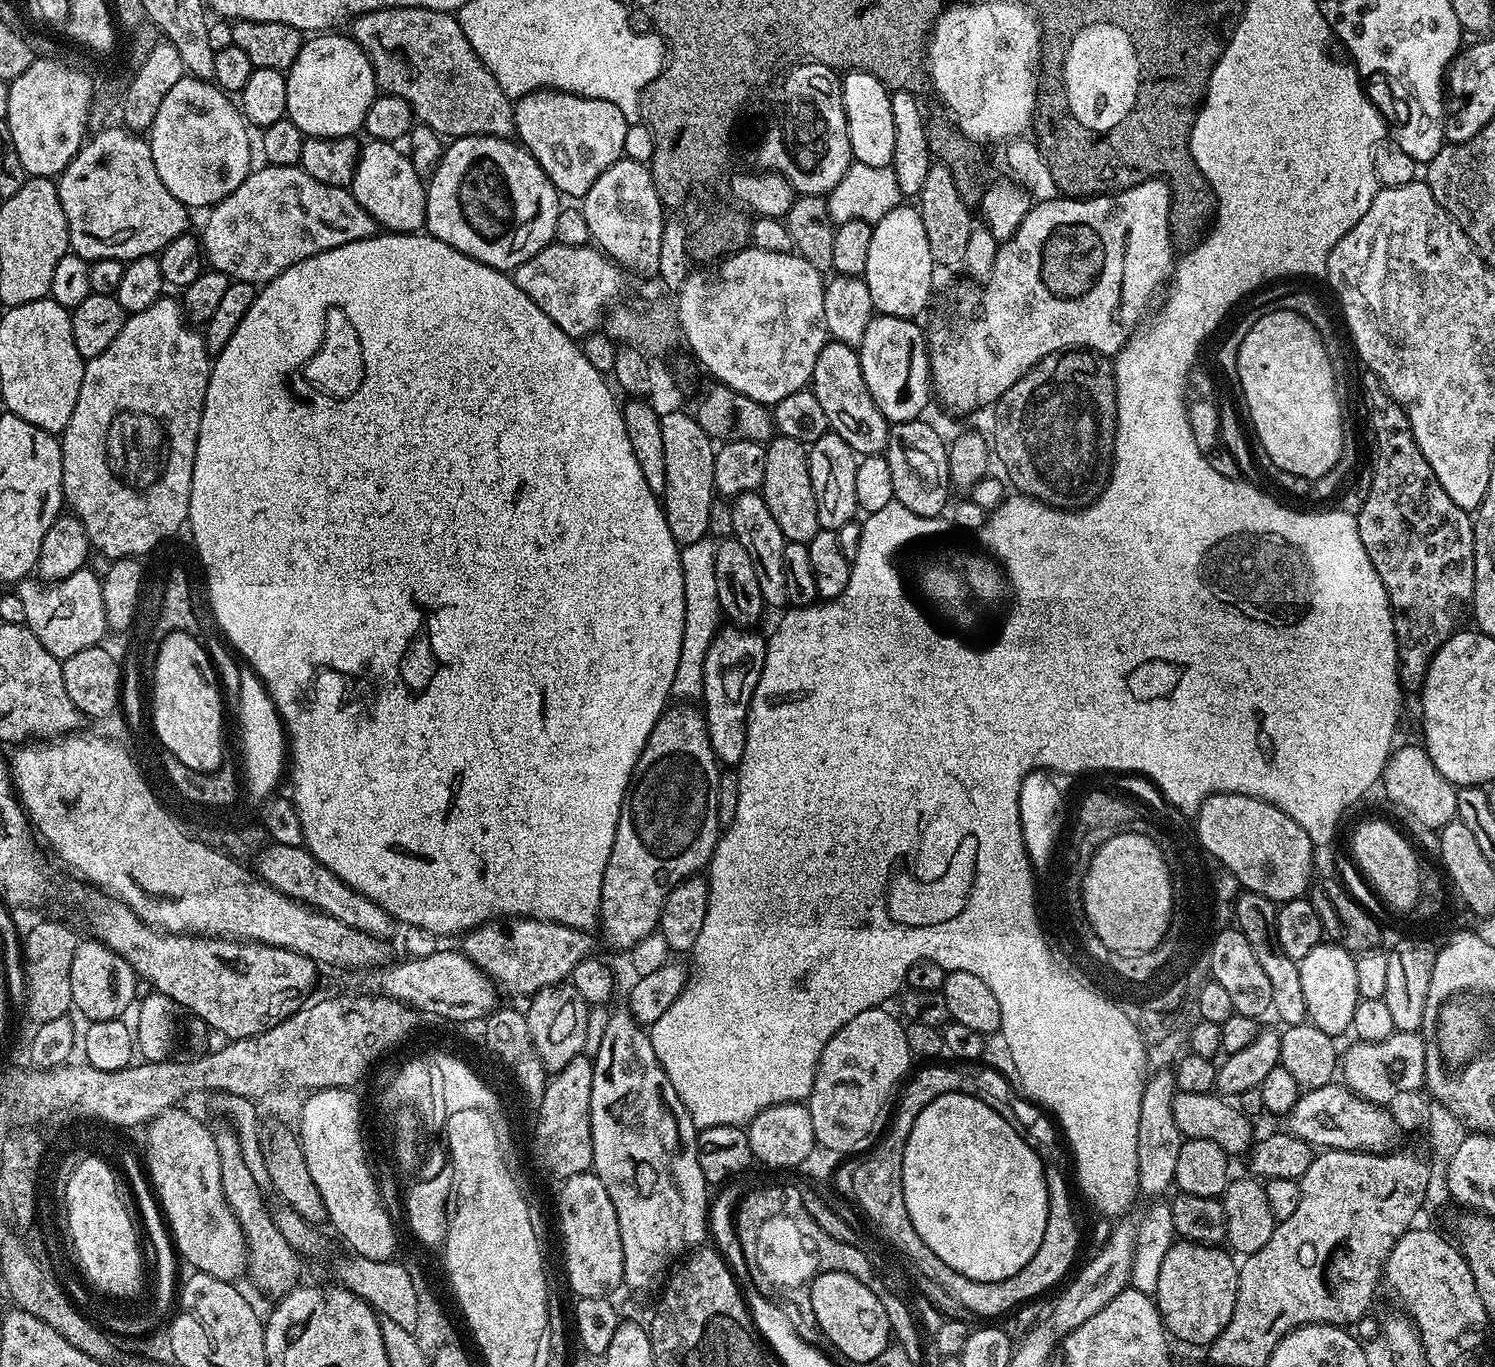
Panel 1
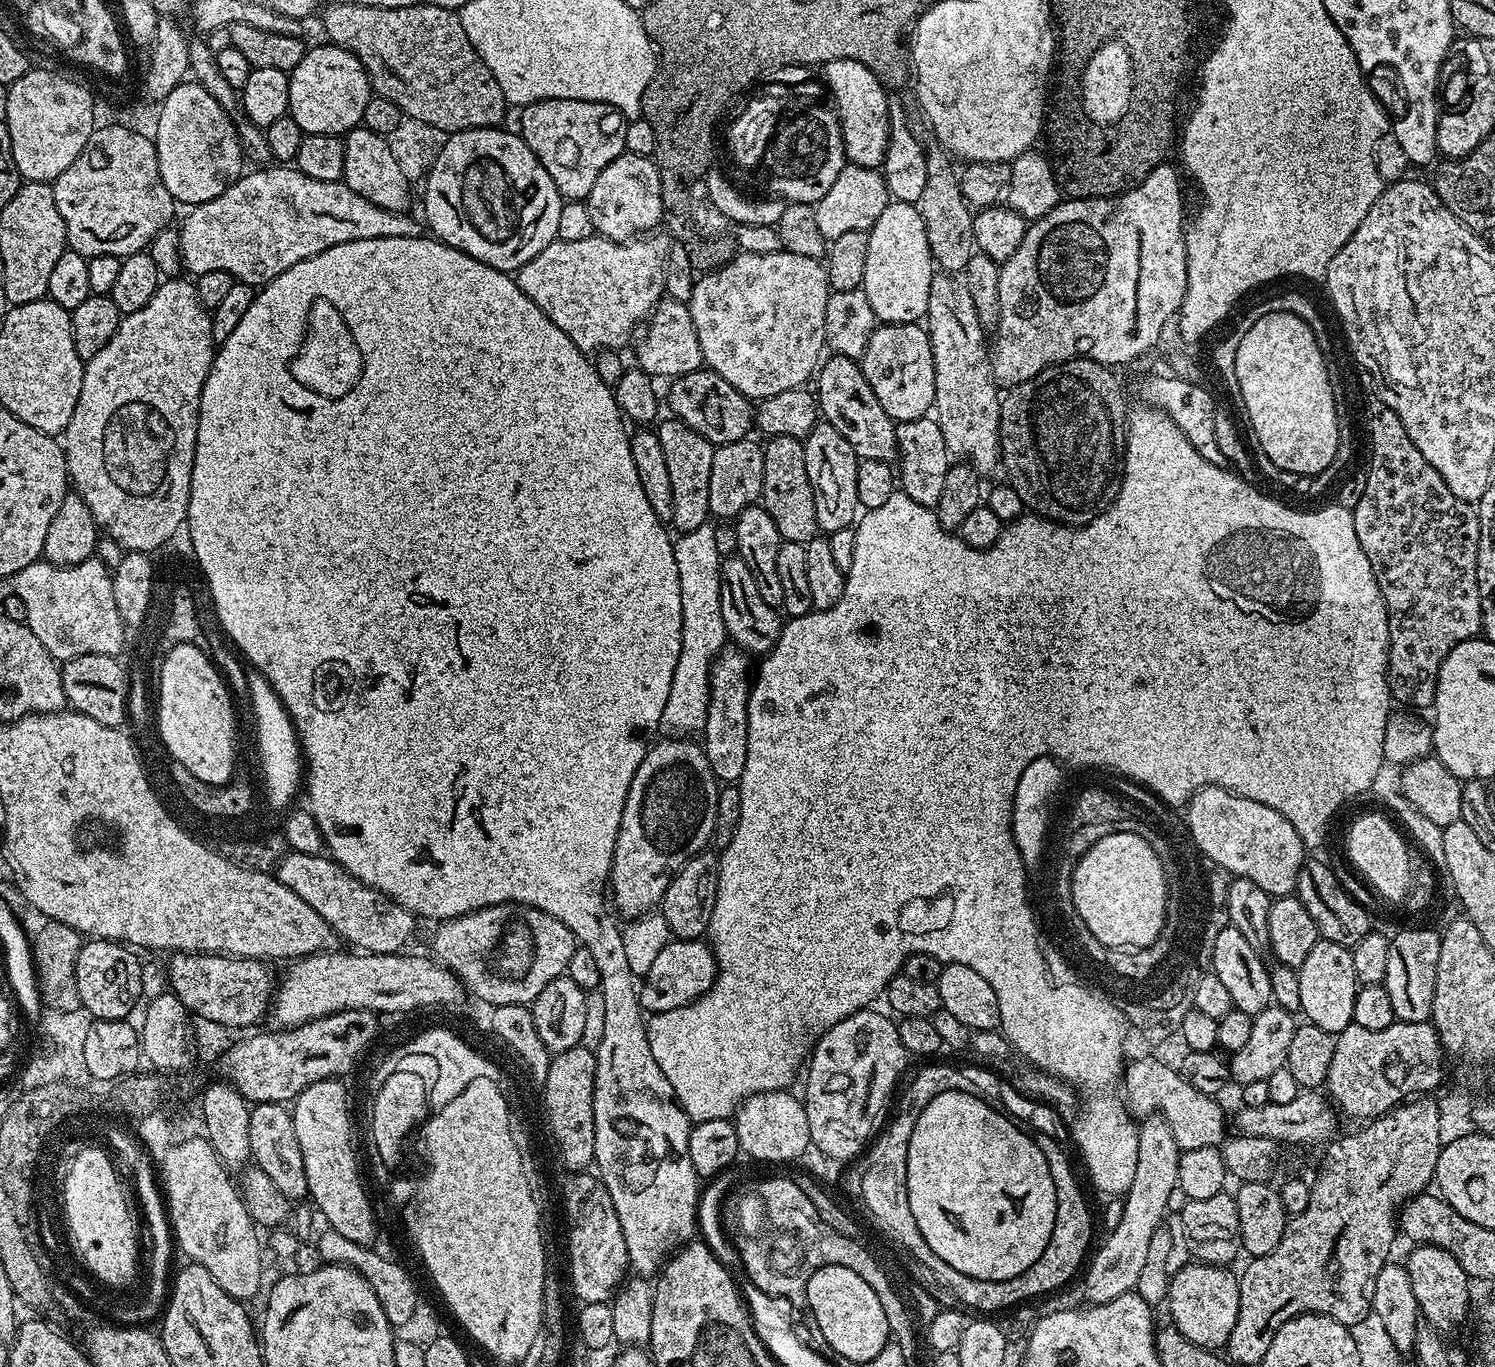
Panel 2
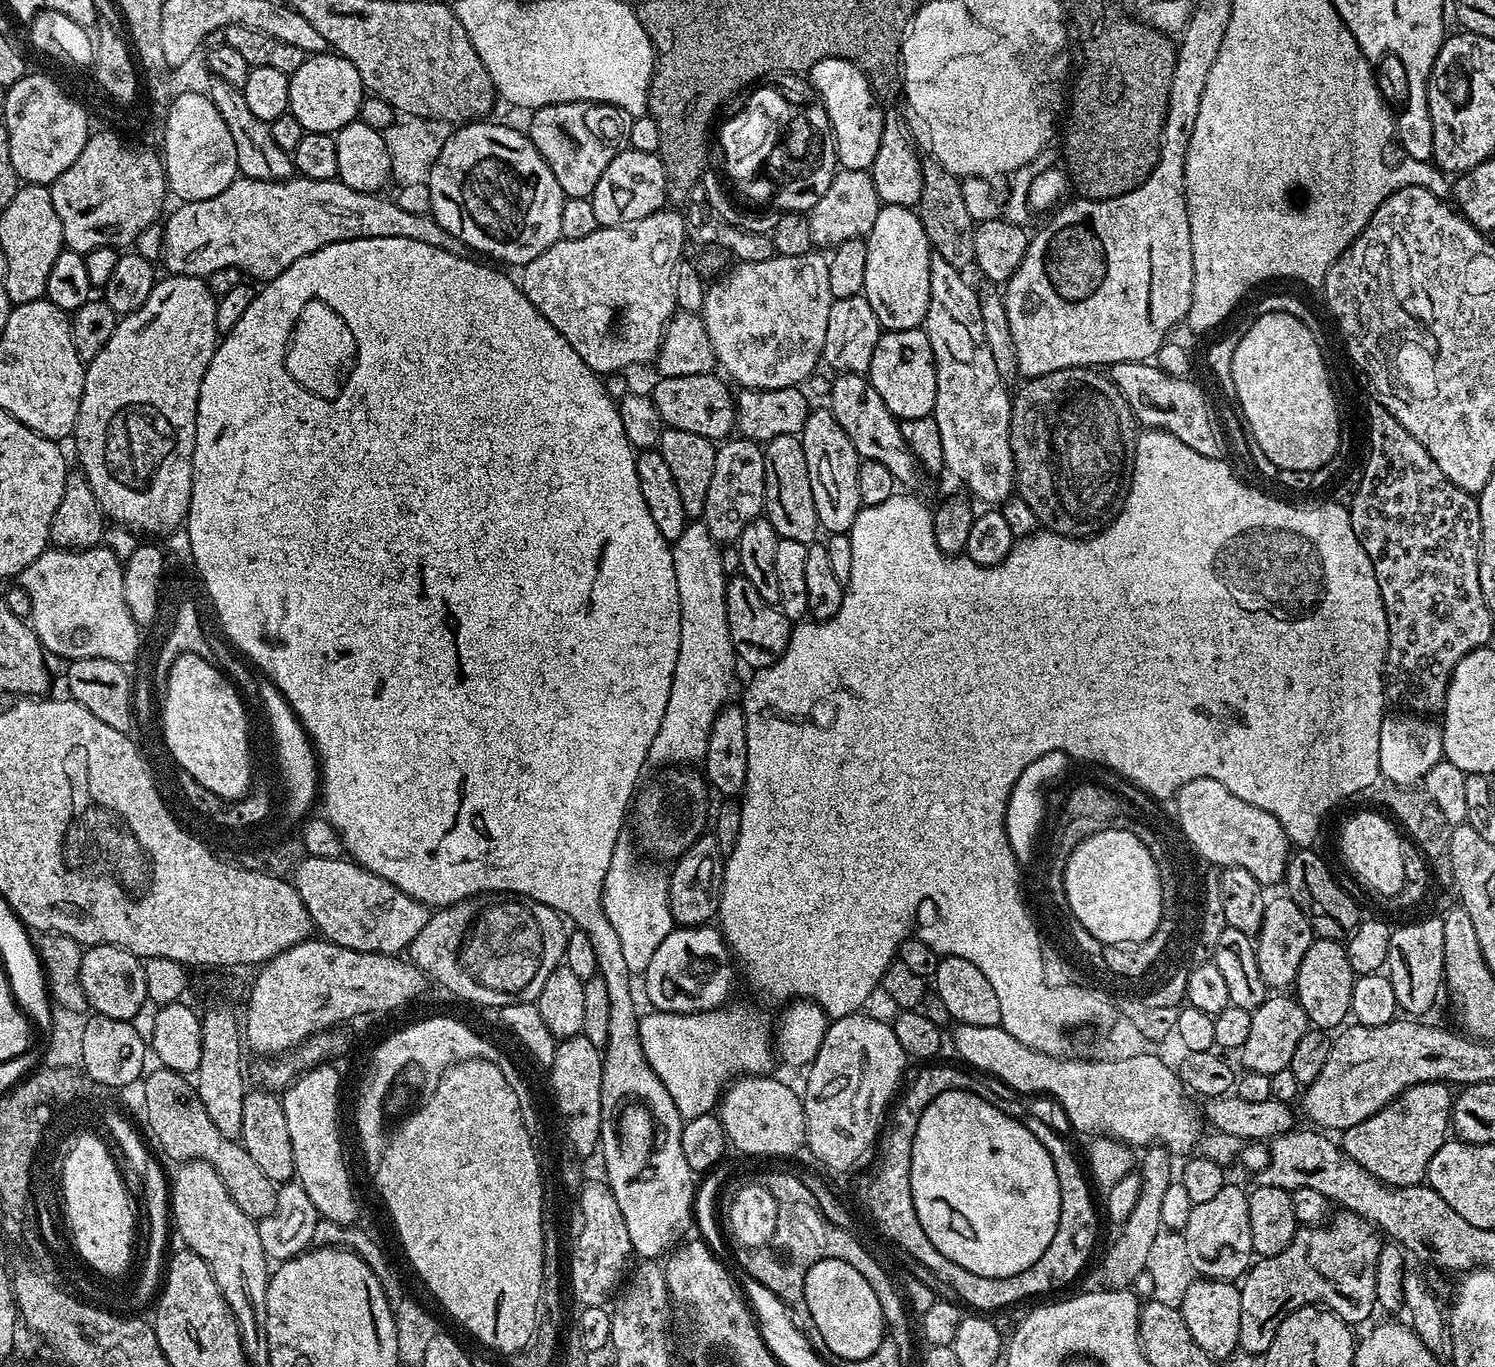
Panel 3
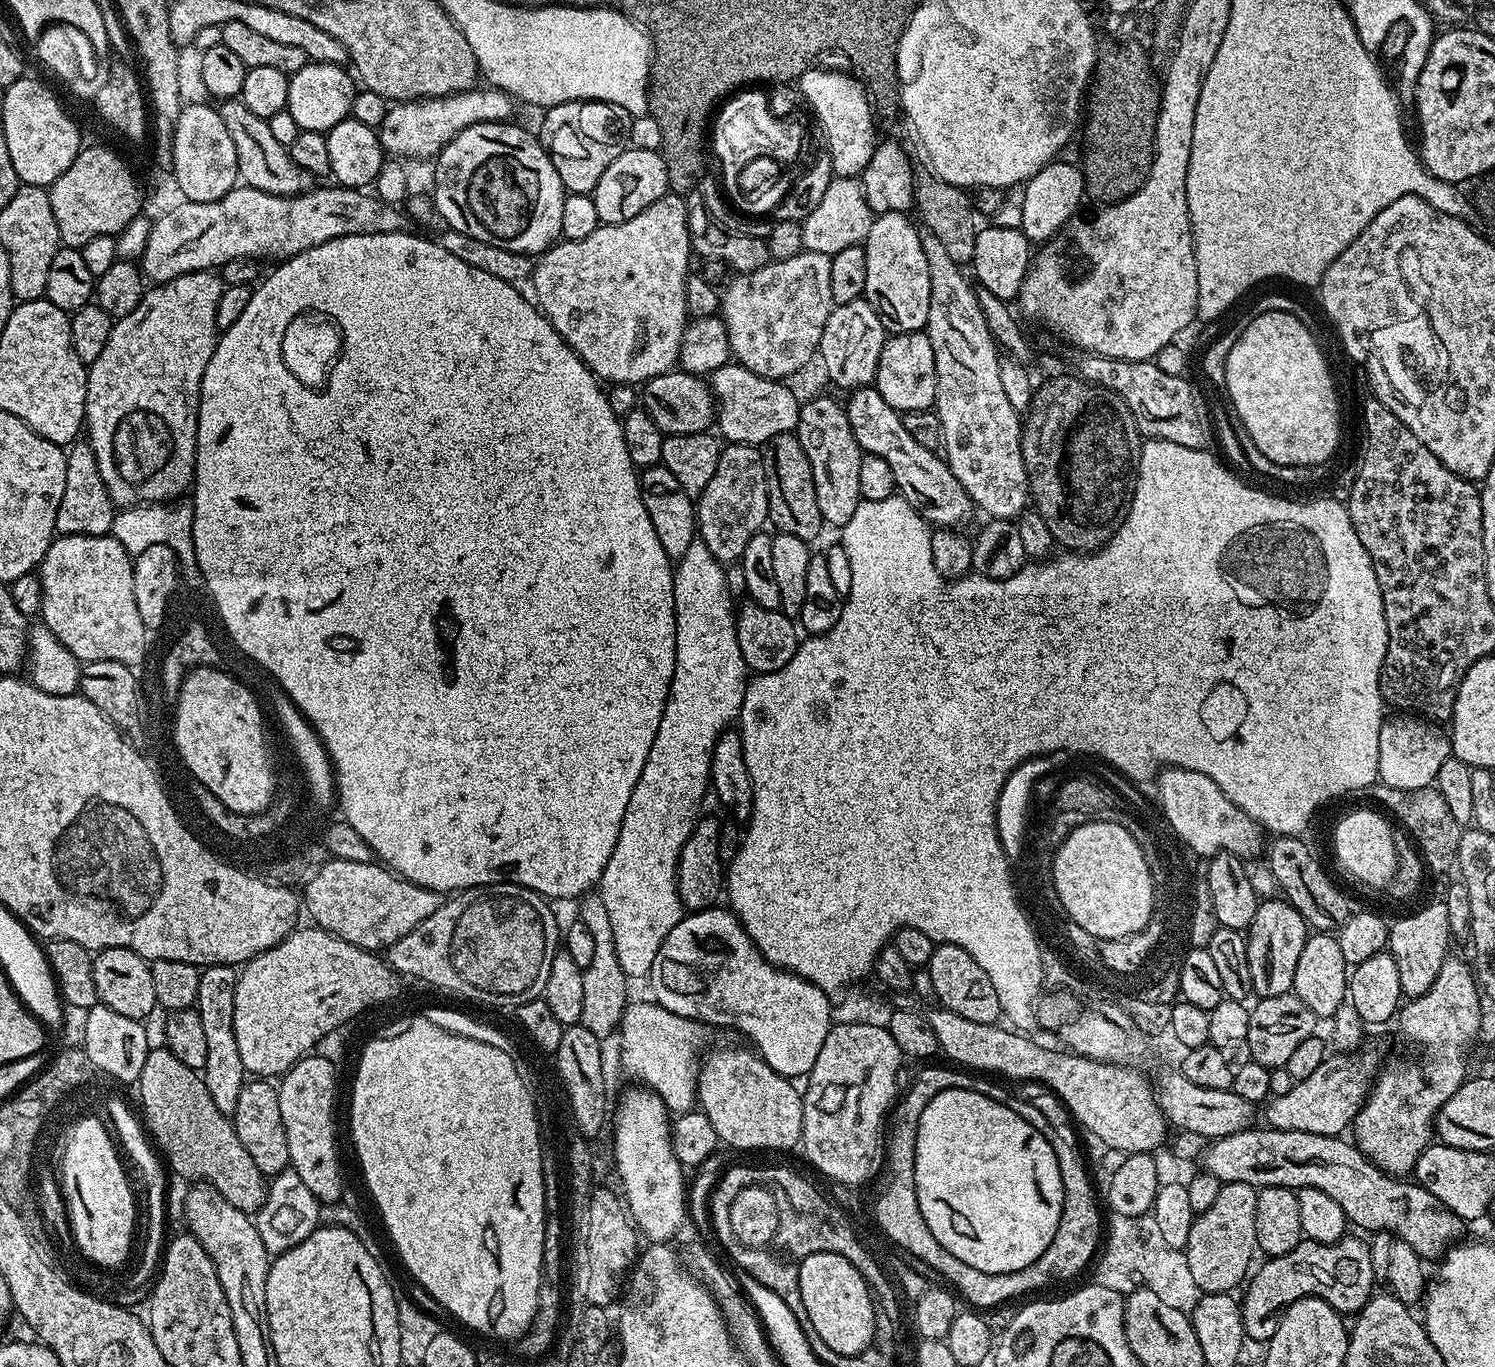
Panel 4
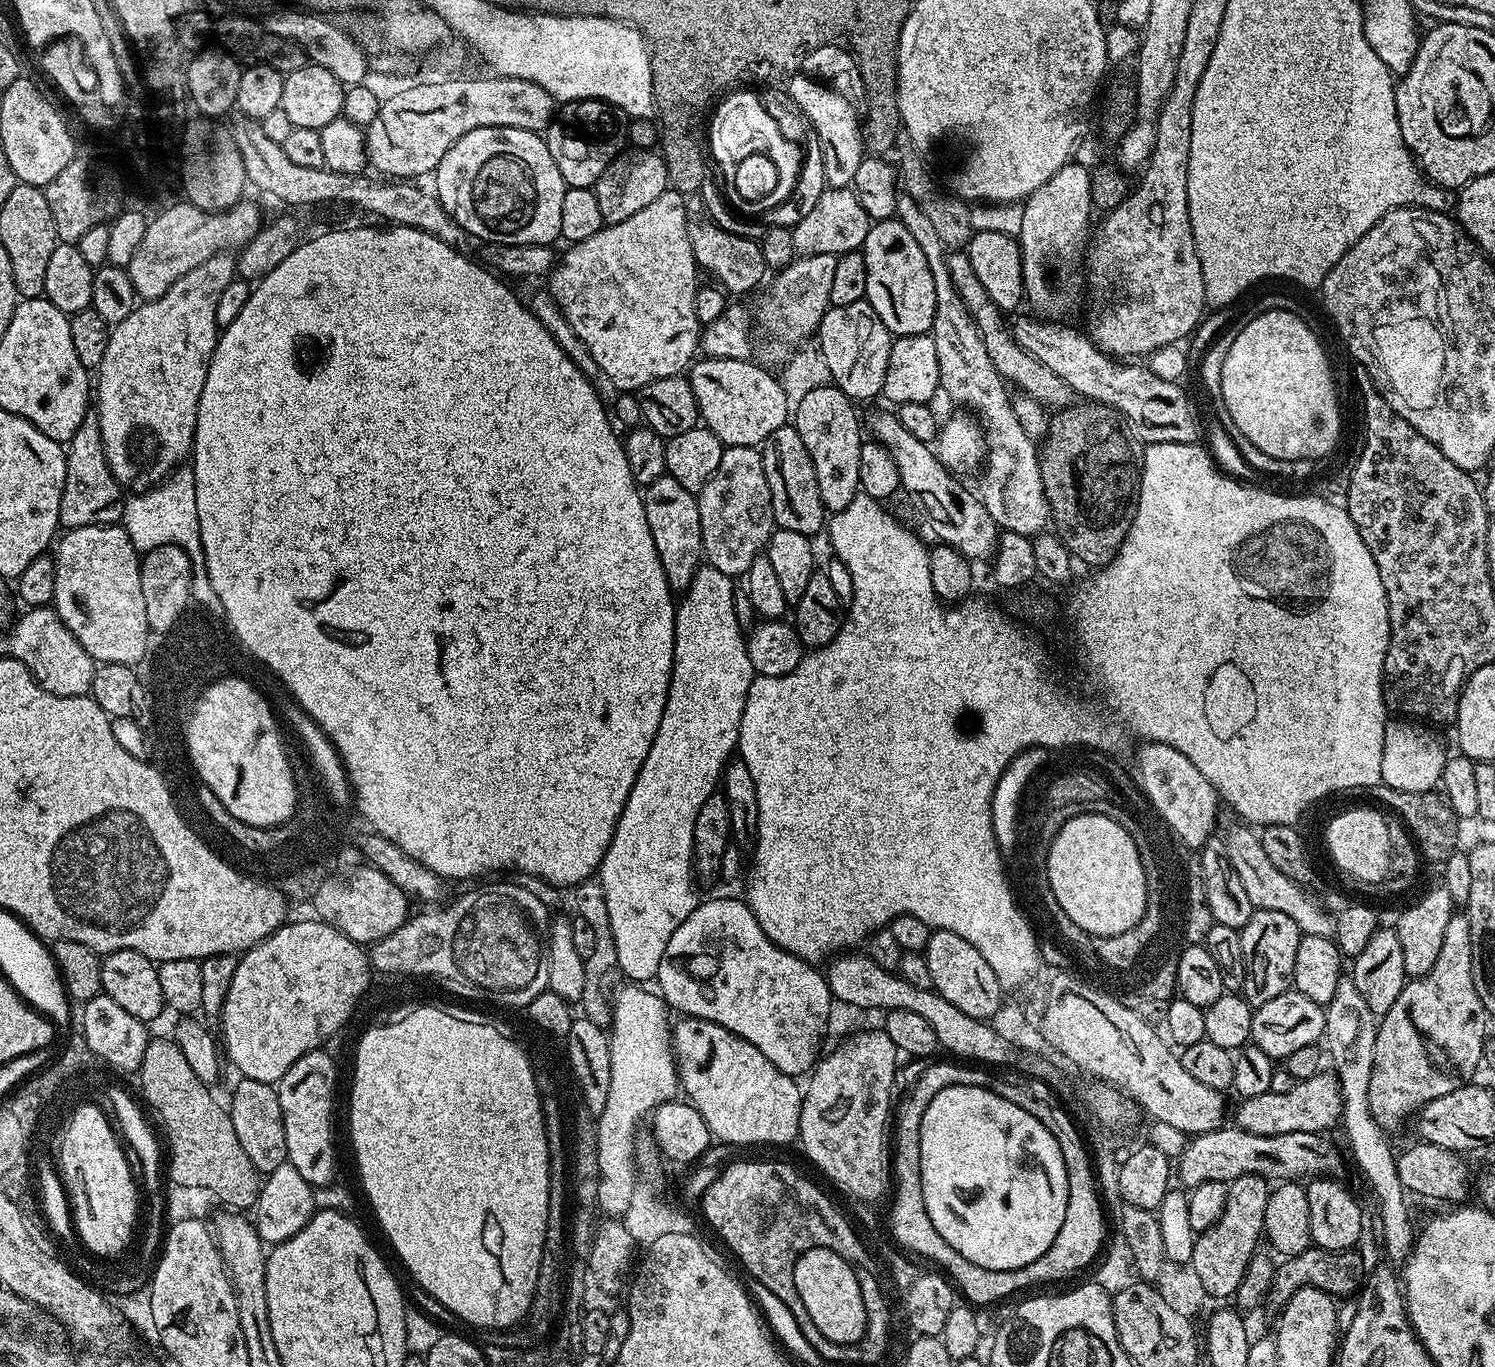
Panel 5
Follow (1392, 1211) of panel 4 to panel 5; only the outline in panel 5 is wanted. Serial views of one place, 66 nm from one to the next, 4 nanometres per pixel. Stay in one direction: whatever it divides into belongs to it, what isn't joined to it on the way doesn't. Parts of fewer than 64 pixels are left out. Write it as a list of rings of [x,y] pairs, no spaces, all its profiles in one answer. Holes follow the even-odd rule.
[[[1235,1126],[1203,1132],[1187,1141],[1184,1153],[1178,1159],[1178,1180],[1185,1189],[1222,1180],[1231,1182],[1240,1176],[1263,1176],[1269,1182],[1296,1182],[1301,1178],[1316,1178],[1327,1168],[1336,1168],[1340,1156],[1323,1135],[1314,1132],[1291,1132],[1277,1136],[1250,1134]]]

